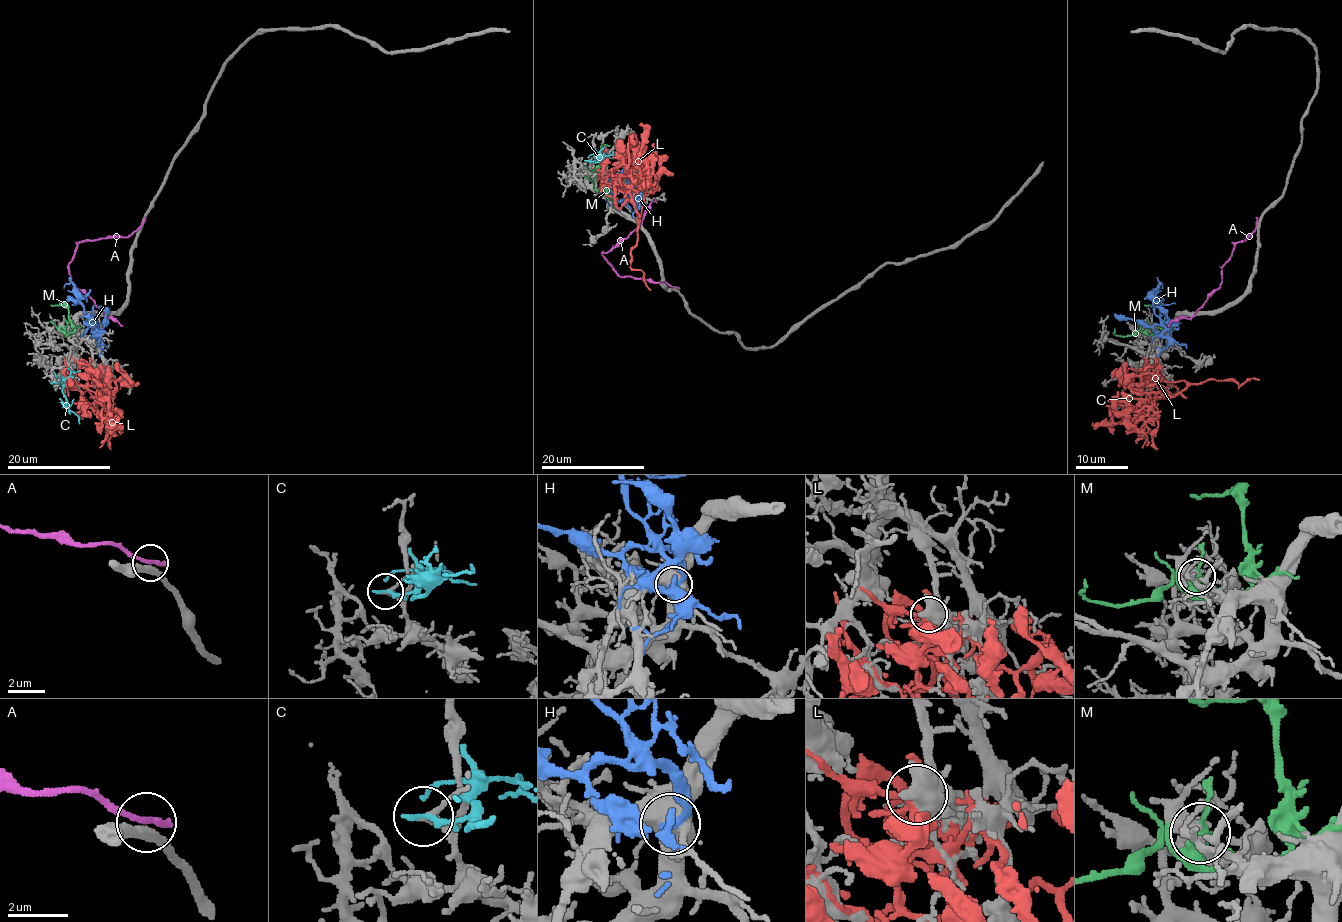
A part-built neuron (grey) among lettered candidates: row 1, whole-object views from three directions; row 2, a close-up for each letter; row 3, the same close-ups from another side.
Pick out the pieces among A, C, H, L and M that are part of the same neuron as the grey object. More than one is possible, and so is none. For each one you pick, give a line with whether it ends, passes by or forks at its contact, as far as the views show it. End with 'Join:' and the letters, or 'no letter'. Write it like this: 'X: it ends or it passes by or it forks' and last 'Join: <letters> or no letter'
Join: no letter

